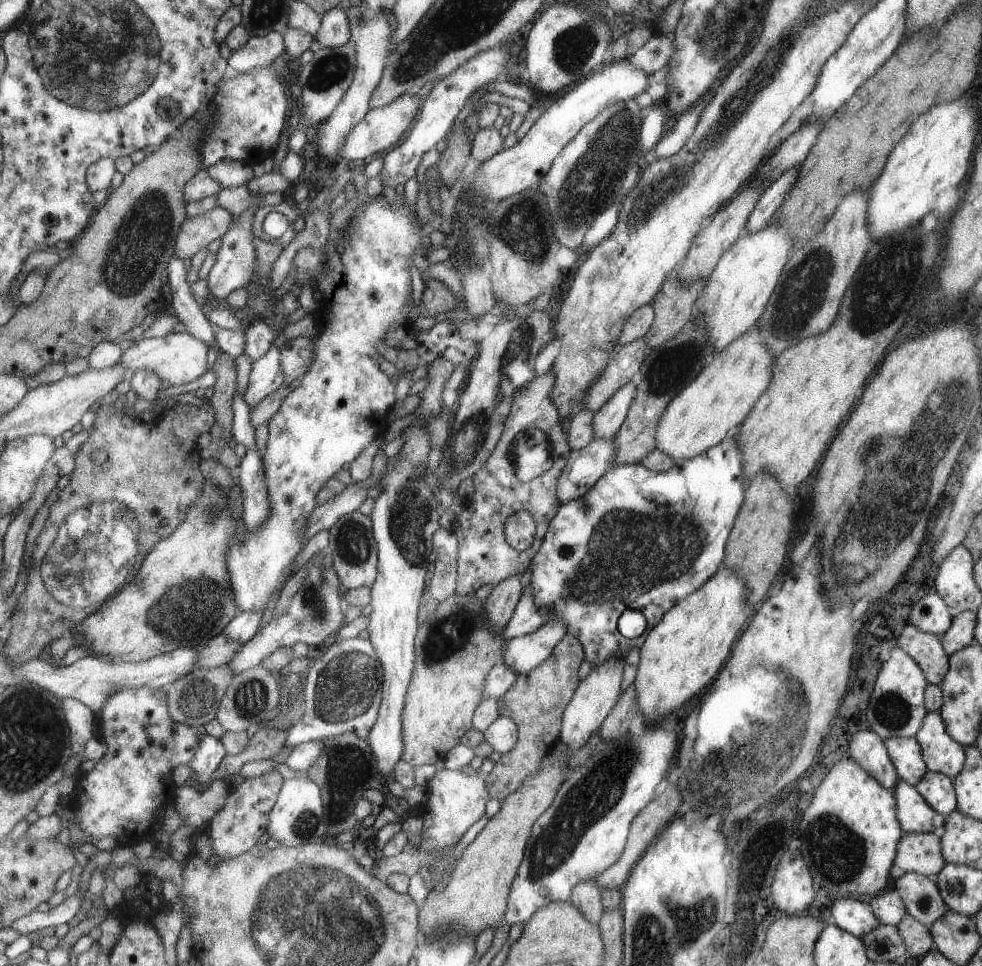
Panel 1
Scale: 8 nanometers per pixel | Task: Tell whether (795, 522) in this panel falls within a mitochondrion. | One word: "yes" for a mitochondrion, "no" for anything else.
no

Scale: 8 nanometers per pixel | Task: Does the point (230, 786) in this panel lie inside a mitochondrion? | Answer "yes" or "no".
no

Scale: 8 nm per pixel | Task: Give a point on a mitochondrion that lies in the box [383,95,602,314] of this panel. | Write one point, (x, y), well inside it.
(522, 220)

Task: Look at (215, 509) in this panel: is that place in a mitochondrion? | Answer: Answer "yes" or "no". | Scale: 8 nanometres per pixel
yes

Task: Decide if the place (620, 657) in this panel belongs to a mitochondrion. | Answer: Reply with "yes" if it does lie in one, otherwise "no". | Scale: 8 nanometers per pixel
no

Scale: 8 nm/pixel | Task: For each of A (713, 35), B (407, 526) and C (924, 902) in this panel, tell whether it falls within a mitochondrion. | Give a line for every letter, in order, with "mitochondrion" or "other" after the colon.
A: mitochondrion
B: mitochondrion
C: mitochondrion

